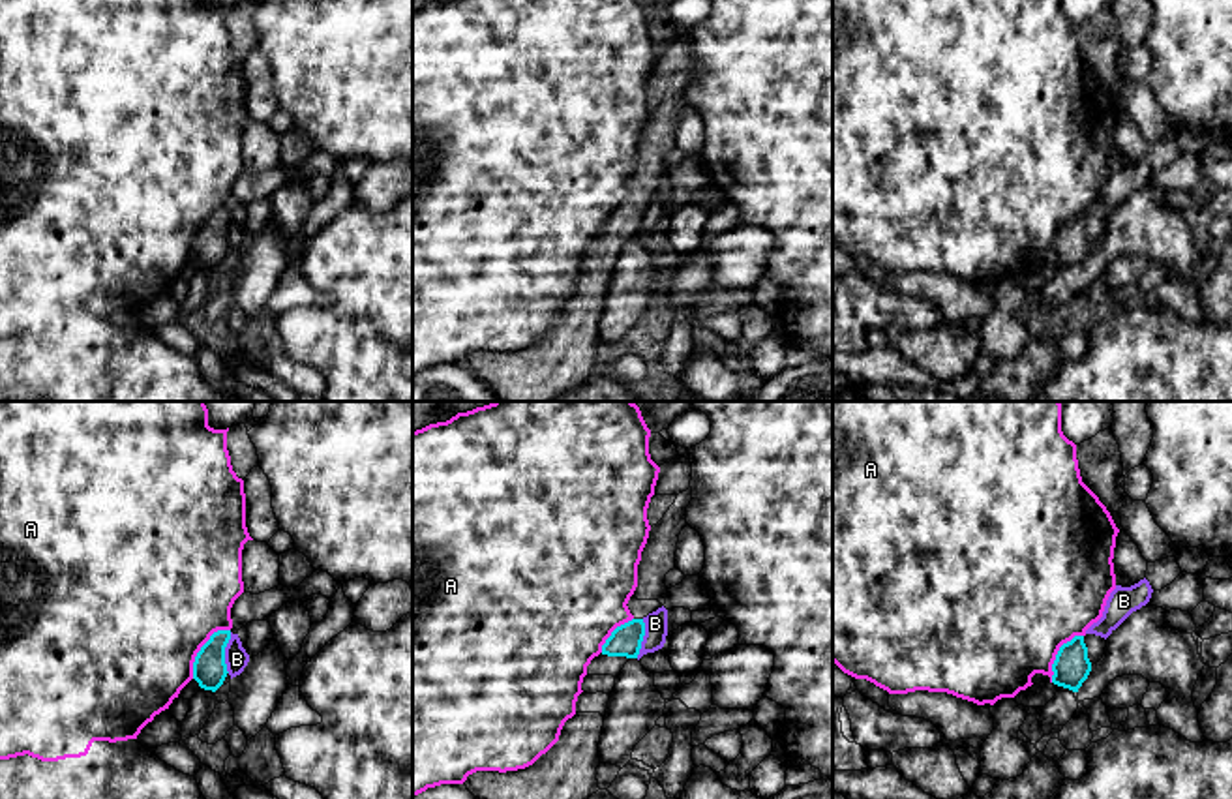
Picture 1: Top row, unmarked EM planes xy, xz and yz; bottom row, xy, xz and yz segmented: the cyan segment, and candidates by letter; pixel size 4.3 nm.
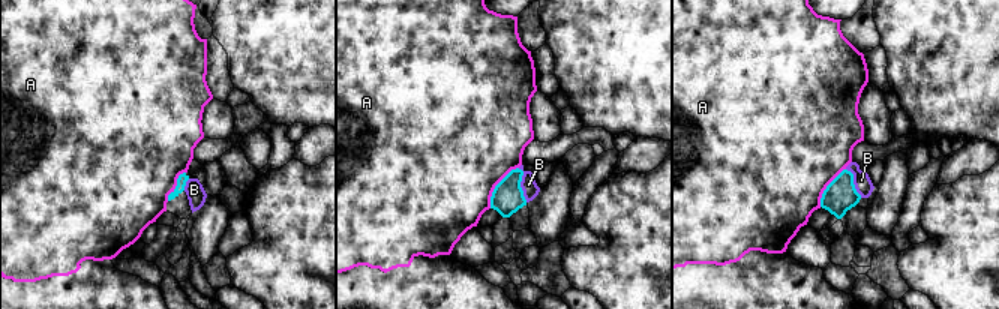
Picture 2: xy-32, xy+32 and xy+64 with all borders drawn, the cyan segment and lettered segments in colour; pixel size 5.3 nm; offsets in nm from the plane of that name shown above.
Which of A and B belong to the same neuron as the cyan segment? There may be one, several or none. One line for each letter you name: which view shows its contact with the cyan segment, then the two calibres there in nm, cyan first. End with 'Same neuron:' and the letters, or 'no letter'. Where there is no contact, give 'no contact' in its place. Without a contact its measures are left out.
Same neuron: no letter

